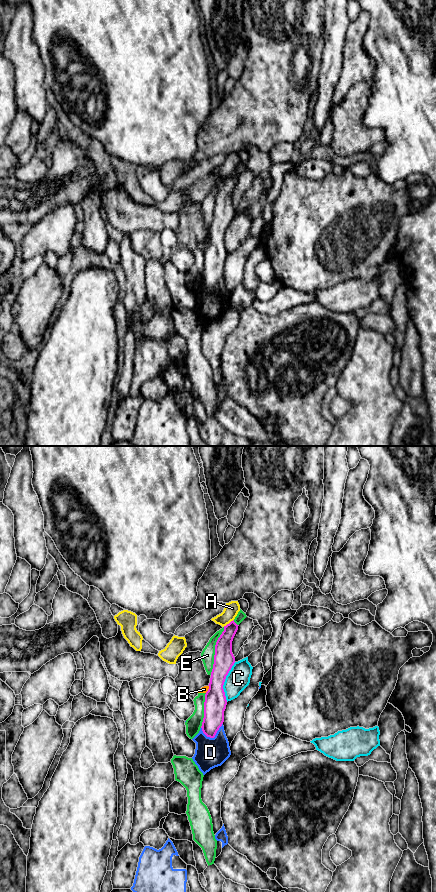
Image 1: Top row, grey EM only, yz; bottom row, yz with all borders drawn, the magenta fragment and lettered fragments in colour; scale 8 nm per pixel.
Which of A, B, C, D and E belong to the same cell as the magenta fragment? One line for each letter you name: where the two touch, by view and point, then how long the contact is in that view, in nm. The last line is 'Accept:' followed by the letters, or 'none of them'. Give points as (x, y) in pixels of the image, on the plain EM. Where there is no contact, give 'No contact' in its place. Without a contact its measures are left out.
Accept: none of them

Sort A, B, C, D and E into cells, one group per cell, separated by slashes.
A / B / C / D / E

